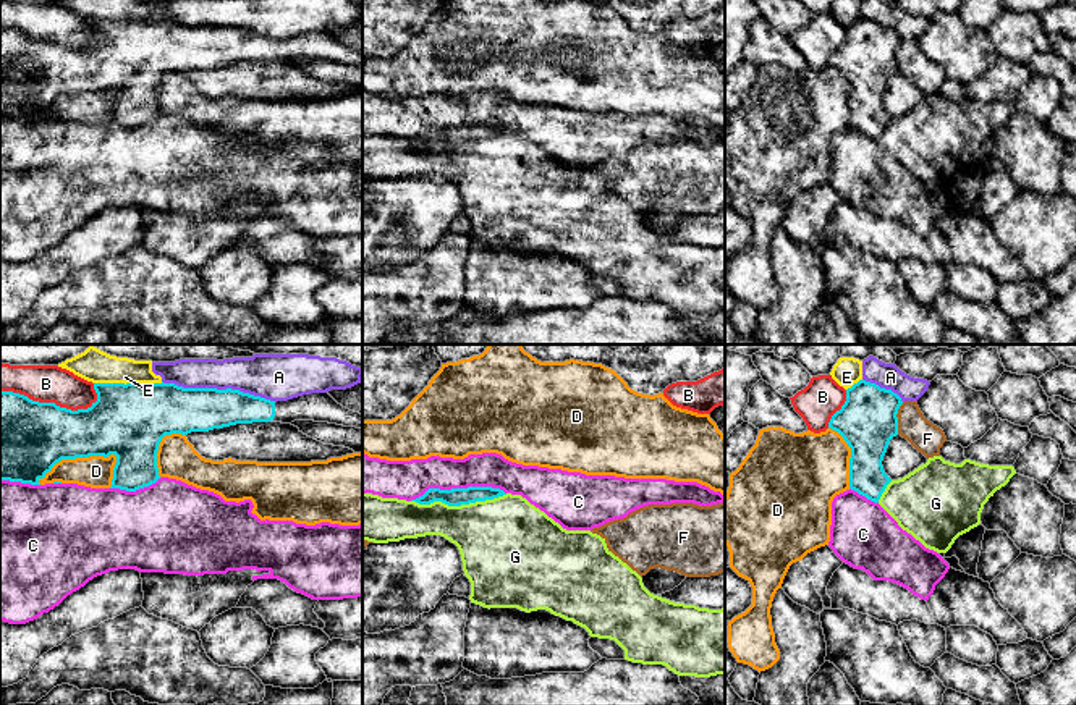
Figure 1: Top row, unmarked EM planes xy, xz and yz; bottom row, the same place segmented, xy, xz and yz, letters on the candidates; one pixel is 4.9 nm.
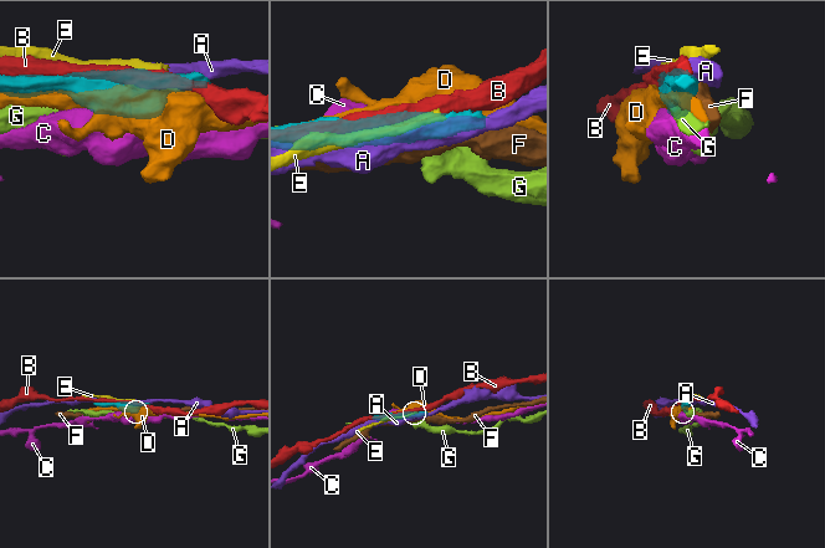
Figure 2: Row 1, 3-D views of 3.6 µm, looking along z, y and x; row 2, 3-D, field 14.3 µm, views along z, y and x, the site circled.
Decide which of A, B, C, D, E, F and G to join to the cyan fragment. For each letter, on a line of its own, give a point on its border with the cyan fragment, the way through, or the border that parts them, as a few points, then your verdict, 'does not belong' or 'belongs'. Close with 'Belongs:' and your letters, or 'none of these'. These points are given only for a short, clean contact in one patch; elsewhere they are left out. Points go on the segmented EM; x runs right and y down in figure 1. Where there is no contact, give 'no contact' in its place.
A: contact xy (219, 390); does not belong
B: contact xy (49, 403); does not belong
C: contact xz (457, 489); does not belong
D: contact xy (76, 456); does not belong
E: contact xy (128, 384); does not belong
F: contact yz (897, 419); does not belong
G: contact xz (458, 505); does not belong
Belongs: none of these

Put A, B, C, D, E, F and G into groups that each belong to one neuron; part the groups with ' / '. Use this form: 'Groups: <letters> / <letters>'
Groups: A / B / C / D / E / F / G

